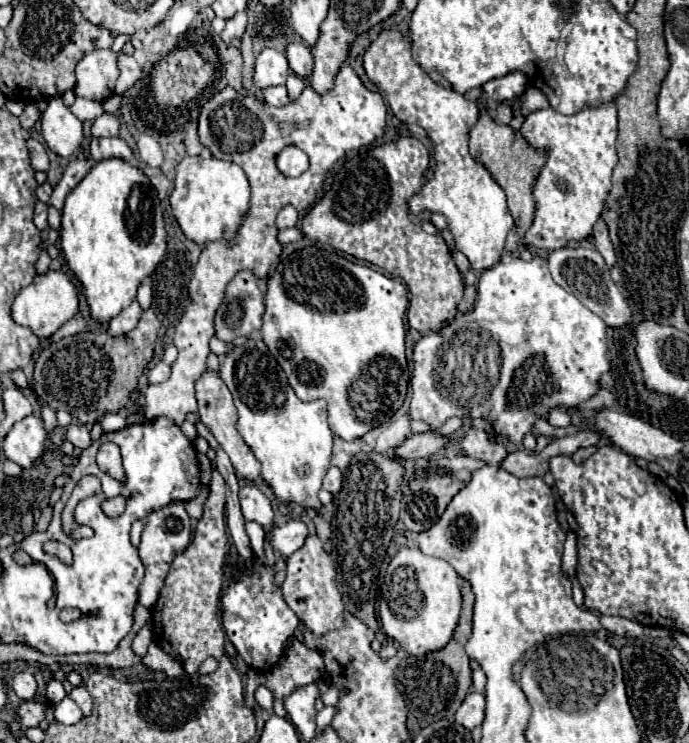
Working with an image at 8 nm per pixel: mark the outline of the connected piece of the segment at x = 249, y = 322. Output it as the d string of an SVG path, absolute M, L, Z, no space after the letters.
M239 272L227 288L227 296L215 314L215 332L219 340L231 342L239 336L249 336L261 328L263 322L263 294L259 280L251 272Z

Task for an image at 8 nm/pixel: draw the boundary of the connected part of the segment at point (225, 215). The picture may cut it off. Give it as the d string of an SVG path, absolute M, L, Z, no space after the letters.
M189 156L183 158L177 166L175 188L171 192L169 202L185 238L201 246L207 242L221 242L221 240L233 246L237 232L249 212L249 198L251 198L251 184L243 168L225 160Z

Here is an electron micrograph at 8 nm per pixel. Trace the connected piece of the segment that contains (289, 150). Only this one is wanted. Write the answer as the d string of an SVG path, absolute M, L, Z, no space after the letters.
M287 146L279 156L277 156L277 168L285 174L285 176L299 176L307 170L307 156L303 150L295 148L295 146Z

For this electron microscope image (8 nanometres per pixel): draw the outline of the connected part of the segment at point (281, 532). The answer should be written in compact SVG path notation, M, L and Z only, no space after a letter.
M295 516L285 524L273 526L271 534L273 534L273 550L277 550L283 558L287 558L305 544L309 530L307 522L303 522L301 516Z

